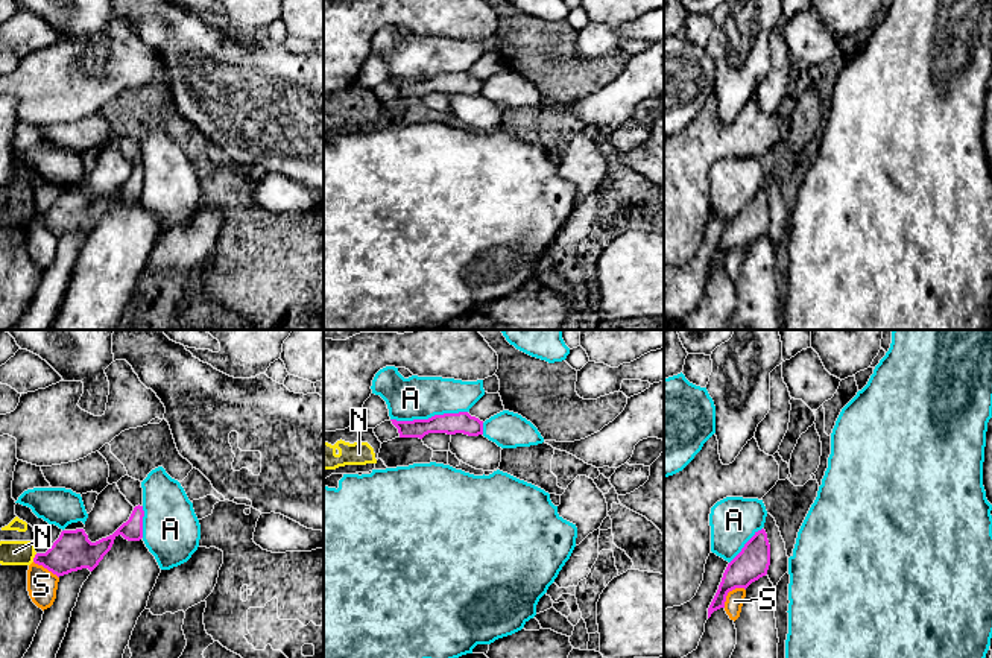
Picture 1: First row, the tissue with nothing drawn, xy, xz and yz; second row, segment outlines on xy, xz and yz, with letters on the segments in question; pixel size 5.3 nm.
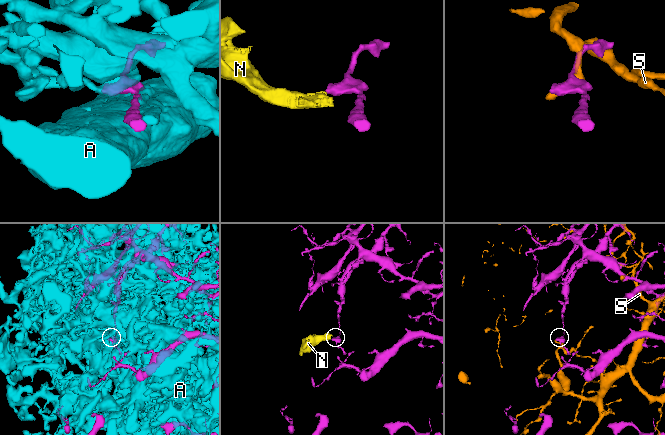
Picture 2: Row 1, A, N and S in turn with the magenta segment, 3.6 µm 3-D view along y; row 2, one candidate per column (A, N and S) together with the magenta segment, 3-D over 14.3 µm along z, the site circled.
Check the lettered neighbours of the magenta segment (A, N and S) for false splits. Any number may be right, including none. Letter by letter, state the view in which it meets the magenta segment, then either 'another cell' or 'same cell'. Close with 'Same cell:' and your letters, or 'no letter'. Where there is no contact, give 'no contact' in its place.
A: xz | another cell
N: xy | another cell
S: yz | another cell
Same cell: no letter

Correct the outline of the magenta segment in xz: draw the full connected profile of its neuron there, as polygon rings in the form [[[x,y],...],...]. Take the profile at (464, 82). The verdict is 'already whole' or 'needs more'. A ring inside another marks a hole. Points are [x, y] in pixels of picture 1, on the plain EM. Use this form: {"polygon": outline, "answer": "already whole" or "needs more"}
{"polygon": [[[468,71],[434,74],[428,79],[396,81],[390,79],[398,88],[400,97],[419,97],[428,93],[463,93],[468,96],[483,94],[483,81]]], "answer": "already whole"}

